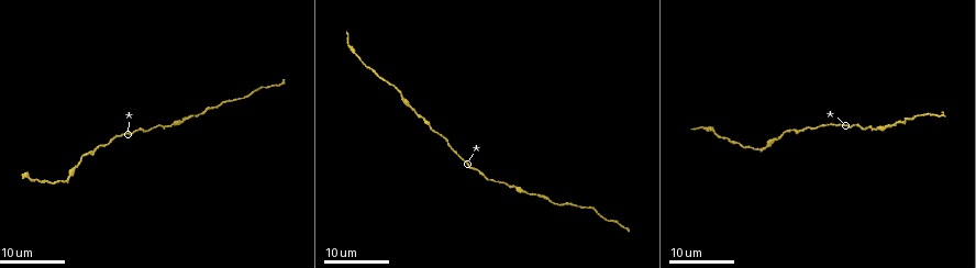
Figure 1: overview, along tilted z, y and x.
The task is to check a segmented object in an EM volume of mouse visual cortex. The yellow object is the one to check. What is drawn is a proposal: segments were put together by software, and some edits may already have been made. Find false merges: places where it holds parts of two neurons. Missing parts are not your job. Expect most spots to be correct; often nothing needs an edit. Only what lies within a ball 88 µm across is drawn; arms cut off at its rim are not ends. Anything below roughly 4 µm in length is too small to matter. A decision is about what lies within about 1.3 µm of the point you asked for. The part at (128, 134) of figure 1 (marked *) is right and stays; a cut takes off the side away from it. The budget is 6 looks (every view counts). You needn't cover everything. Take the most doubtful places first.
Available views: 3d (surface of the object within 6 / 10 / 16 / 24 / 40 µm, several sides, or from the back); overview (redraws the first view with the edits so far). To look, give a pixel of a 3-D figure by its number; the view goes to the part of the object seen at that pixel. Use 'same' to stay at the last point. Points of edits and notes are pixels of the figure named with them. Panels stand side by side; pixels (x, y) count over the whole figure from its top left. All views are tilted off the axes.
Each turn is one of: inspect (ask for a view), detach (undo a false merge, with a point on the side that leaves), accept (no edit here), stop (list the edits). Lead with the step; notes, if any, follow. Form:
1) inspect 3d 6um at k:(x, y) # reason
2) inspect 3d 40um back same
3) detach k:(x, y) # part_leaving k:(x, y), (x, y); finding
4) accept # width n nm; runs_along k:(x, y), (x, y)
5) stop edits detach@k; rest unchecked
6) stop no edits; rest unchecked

inspect 3d 16um at 1:(556, 203) # a narrow waist

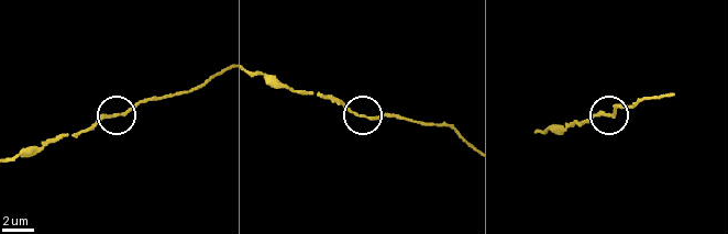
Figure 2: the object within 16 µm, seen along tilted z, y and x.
inspect 3d 6um at 2:(119, 114)

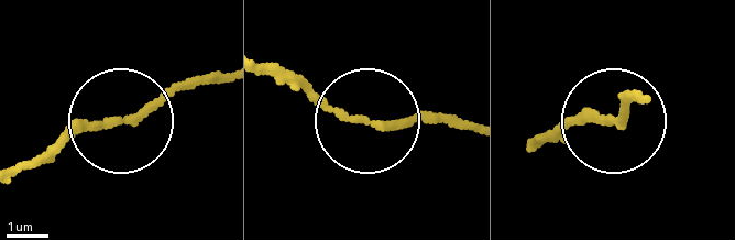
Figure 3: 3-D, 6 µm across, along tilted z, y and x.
accept # continuous, no second neuron

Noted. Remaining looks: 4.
inspect 3d 16um at 1:(527, 193) # sudden change in width

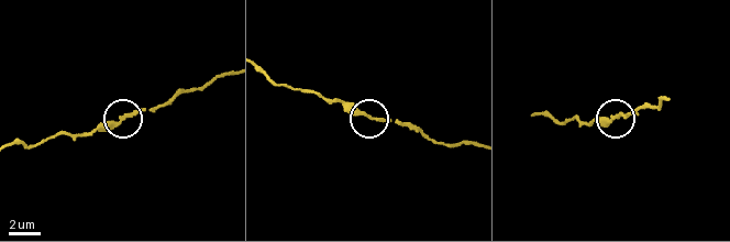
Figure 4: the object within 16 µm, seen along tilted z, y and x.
inspect 3d 6um at 4:(120, 122)

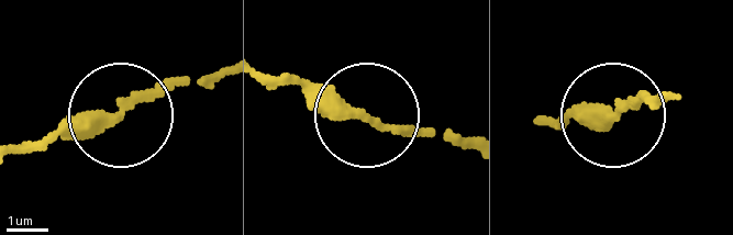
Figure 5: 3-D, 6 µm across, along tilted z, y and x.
accept # width 250 nm; runs_along 5:(270, 71), (321, 86), (381, 123), (447, 138); one neuron here

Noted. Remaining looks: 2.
inspect 3d 24um at 1:(367, 68) # calibre changes

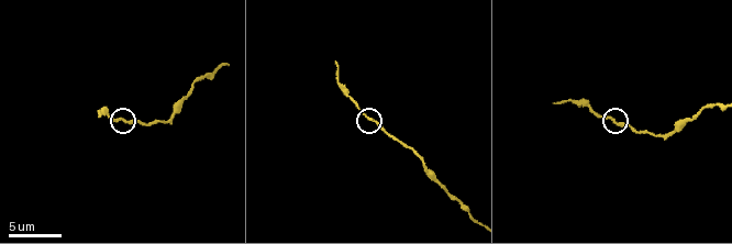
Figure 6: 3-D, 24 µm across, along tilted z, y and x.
inspect 3d 10um at 6:(371, 120)

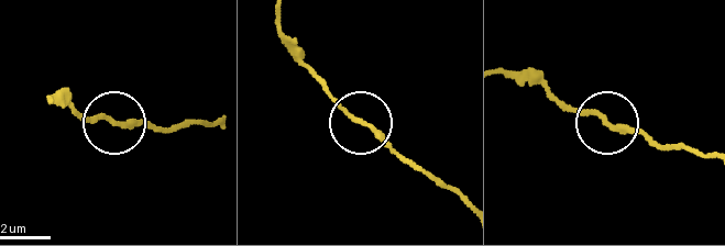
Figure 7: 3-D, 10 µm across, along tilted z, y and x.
accept # continuous, no second neuron

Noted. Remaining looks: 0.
stop no edits; rest unchecked

